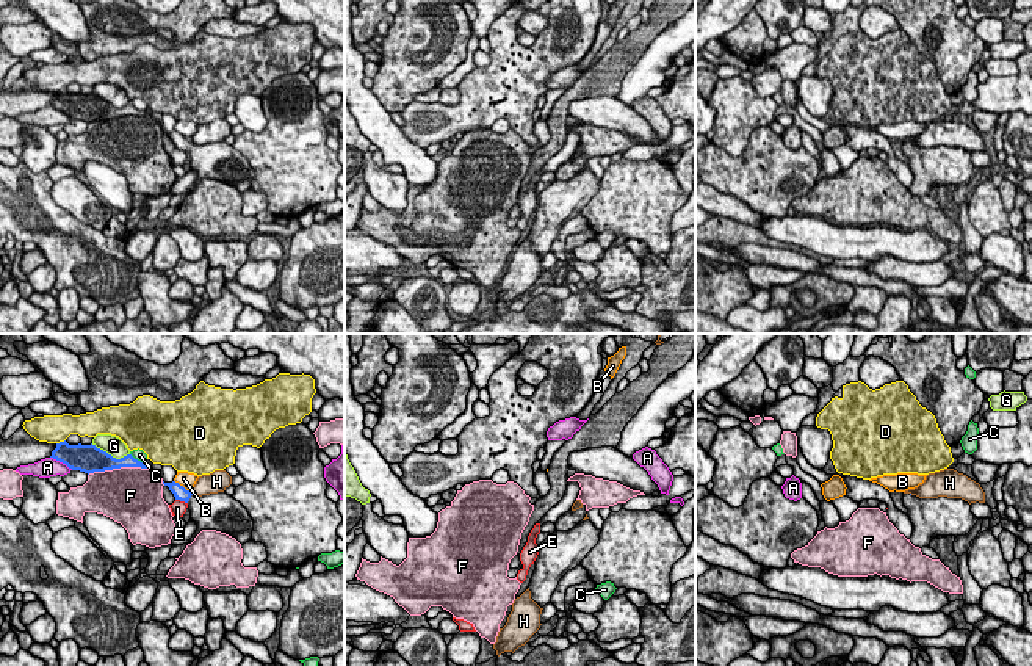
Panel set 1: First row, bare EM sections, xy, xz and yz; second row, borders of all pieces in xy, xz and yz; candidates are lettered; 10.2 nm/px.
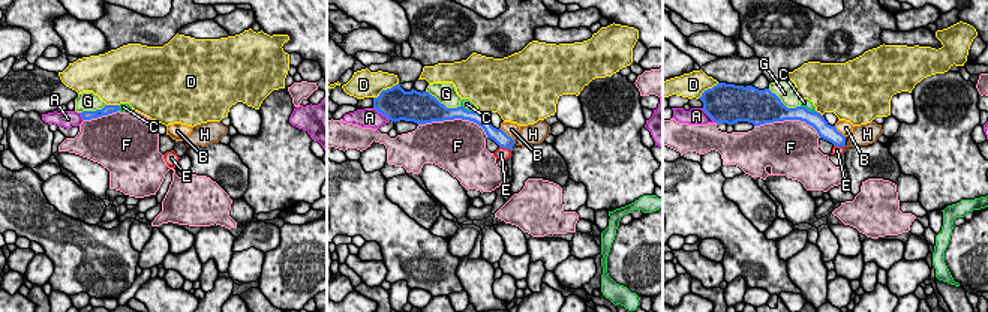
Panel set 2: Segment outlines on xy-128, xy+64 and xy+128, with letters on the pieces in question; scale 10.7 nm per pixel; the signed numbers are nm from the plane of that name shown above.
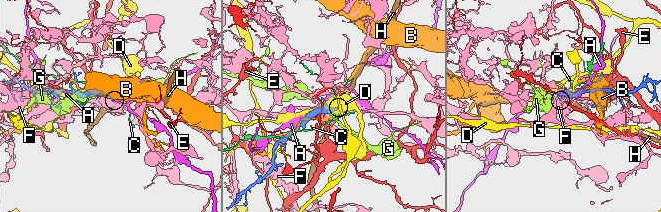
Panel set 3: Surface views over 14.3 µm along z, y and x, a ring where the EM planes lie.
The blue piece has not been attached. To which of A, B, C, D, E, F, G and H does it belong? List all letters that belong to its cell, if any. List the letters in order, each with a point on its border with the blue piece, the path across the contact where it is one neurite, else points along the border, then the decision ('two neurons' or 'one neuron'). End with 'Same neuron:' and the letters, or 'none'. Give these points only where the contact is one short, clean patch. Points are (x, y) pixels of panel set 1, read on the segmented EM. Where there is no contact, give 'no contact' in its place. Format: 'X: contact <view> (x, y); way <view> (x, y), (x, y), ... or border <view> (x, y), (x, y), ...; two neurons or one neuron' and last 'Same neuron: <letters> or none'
A: contact xy (61, 461); two neurons
B: contact xy (182, 486); two neurons
C: contact xy (137, 459); two neurons
D: contact xy (60, 442); two neurons
E: contact xy (182, 500); two neurons
F: contact xy (119, 467); two neurons
G: contact xy (110, 455); two neurons
H: contact xy (190, 492); border xy (190, 491), (193, 494); two neurons
Same neuron: none

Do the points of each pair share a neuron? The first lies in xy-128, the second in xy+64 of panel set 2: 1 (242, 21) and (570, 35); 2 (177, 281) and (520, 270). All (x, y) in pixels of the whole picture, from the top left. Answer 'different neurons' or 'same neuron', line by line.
1: different neurons
2: different neurons

